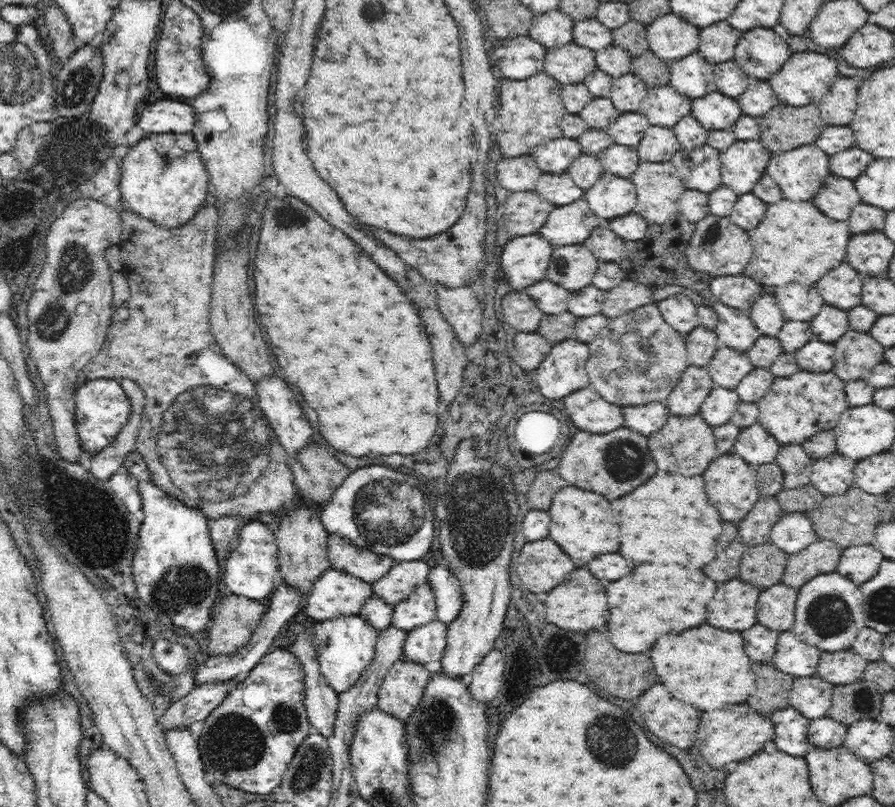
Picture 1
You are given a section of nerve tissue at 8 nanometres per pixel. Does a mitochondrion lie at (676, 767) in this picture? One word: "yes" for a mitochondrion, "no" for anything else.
no

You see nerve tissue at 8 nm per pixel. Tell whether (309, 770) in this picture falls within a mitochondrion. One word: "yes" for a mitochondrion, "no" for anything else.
yes

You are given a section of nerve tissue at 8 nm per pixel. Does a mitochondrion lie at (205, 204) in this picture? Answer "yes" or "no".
no

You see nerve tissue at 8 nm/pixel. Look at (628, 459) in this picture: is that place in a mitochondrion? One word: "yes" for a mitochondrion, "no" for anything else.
yes

